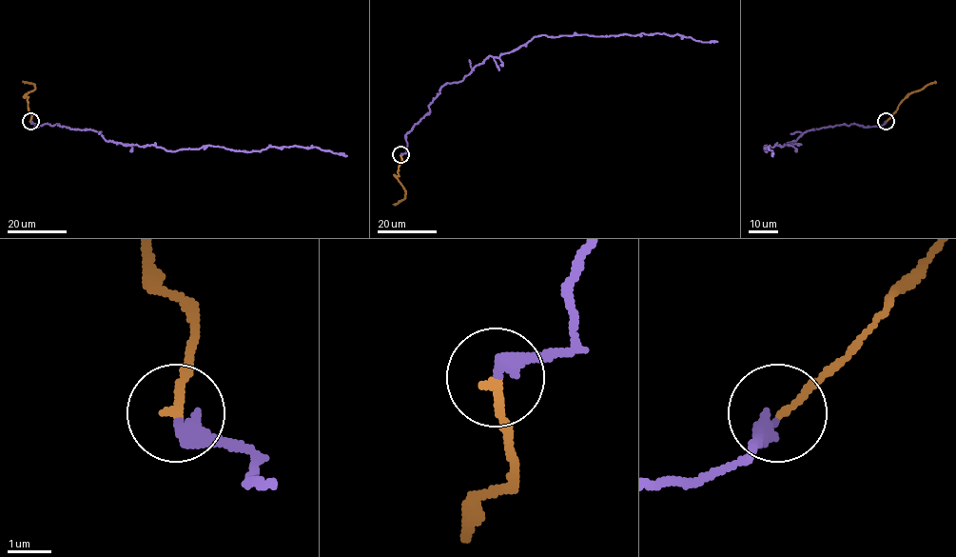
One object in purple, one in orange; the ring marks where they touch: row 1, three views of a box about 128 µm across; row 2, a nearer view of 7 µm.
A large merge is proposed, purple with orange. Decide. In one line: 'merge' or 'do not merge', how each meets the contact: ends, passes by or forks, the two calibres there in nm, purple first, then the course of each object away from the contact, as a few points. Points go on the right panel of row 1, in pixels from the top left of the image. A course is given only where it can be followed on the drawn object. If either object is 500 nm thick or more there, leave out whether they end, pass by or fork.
merge | purple ends | orange ends | 400/200 nm | purple via (886, 121), (805, 131), (789, 145), (766, 151), (766, 145), (772, 156) | orange via (886, 121), (909, 94), (935, 81)

